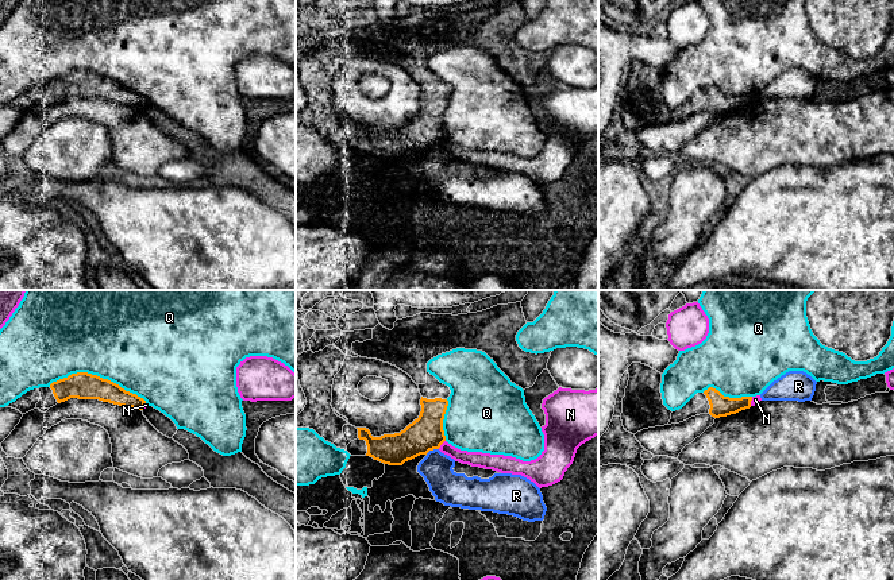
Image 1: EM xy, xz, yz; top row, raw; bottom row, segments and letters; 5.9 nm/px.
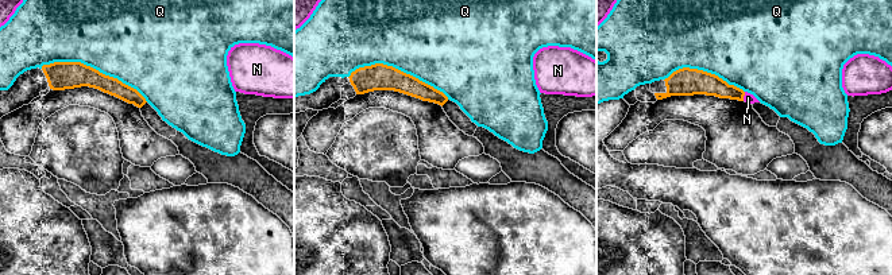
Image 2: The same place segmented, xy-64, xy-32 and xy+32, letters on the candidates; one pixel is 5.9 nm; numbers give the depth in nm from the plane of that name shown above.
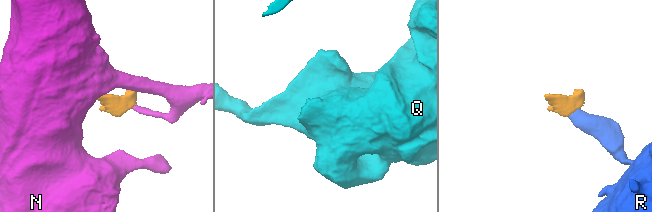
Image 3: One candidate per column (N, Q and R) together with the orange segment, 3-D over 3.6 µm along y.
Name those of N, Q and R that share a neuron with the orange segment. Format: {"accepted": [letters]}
{"accepted": []}

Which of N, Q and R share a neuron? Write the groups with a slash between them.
N / Q / R

